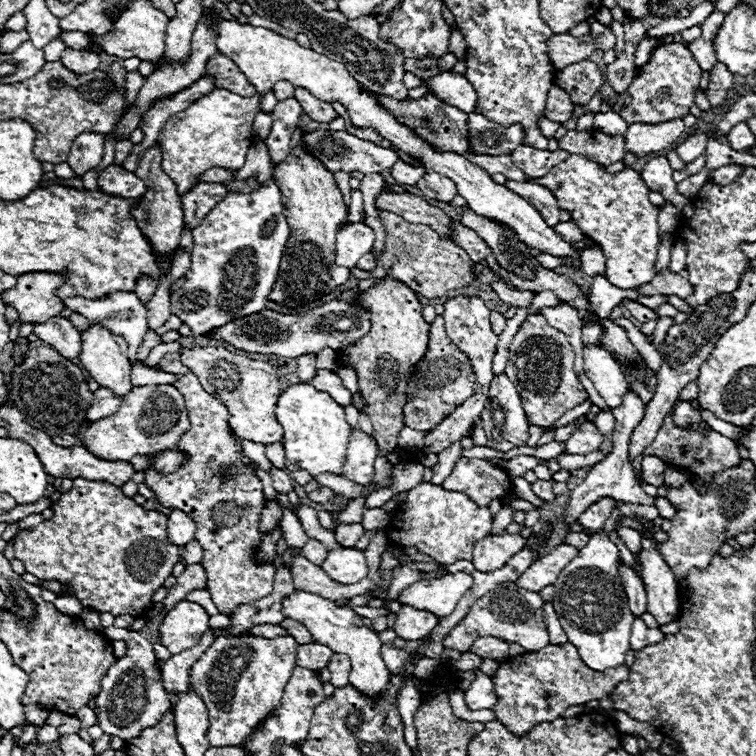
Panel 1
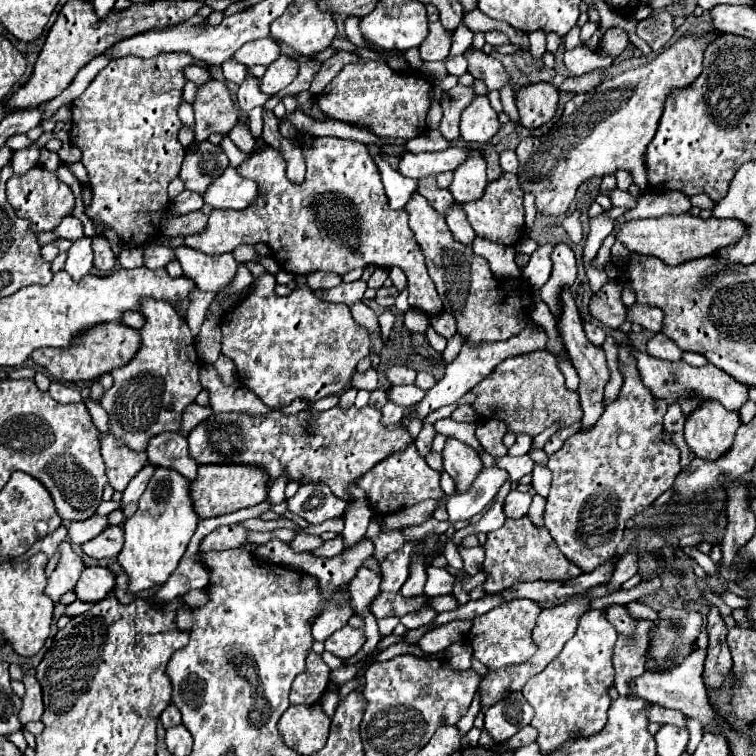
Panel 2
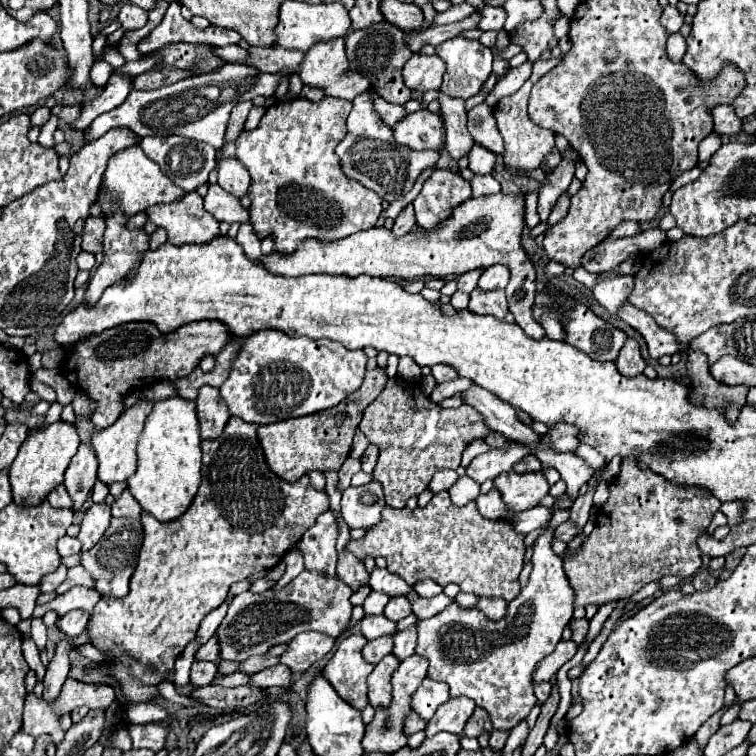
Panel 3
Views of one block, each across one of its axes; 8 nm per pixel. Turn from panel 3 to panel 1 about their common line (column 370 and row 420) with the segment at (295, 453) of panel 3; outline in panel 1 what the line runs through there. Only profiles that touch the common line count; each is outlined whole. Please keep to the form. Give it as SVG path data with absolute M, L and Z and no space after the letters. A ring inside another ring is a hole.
M380 278L372 288L360 292L358 288L350 288L336 296L342 302L354 302L368 310L370 314L370 332L354 342L352 346L338 352L338 360L344 366L354 366L358 374L358 390L366 402L366 414L374 426L374 438L386 456L396 448L396 436L404 428L402 422L402 406L406 402L404 386L408 372L416 366L416 362L424 356L428 346L428 328L430 324L422 318L422 304L416 298L414 290L392 278Z

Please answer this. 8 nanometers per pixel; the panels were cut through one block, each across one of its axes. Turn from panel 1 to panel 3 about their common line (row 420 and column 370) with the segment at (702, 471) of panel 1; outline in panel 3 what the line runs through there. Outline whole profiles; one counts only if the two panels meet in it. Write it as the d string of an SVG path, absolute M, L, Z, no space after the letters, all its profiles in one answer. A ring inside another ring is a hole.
M362 634L344 638L338 644L334 656L322 668L322 676L332 684L338 696L352 704L356 710L364 710L364 706L368 704L366 678L374 670L374 666L362 658L360 650L364 644L366 638Z

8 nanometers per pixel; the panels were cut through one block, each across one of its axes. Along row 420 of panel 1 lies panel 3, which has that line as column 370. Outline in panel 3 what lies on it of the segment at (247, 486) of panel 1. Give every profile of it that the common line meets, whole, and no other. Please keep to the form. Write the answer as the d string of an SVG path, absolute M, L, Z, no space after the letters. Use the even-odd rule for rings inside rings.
M324 96L320 102L292 98L290 102L276 102L270 106L262 116L258 128L238 136L236 156L252 176L252 184L248 188L248 198L252 200L248 210L250 226L260 240L266 236L274 238L276 254L294 254L306 238L334 242L360 230L374 228L382 212L382 198L378 198L378 194L372 190L358 186L358 182L346 178L346 174L342 174L338 156L334 154L334 148L346 136L346 118L350 110L352 102L332 96Z

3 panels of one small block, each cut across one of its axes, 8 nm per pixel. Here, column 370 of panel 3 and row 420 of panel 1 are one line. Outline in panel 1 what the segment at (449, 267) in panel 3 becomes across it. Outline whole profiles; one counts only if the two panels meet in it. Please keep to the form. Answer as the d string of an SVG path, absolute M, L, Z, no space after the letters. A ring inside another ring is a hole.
M222 346L184 348L180 358L182 364L198 376L202 388L228 408L228 424L236 436L260 444L274 444L282 440L282 426L276 422L274 414L276 400L280 396L280 382L276 370L270 364L232 354Z

